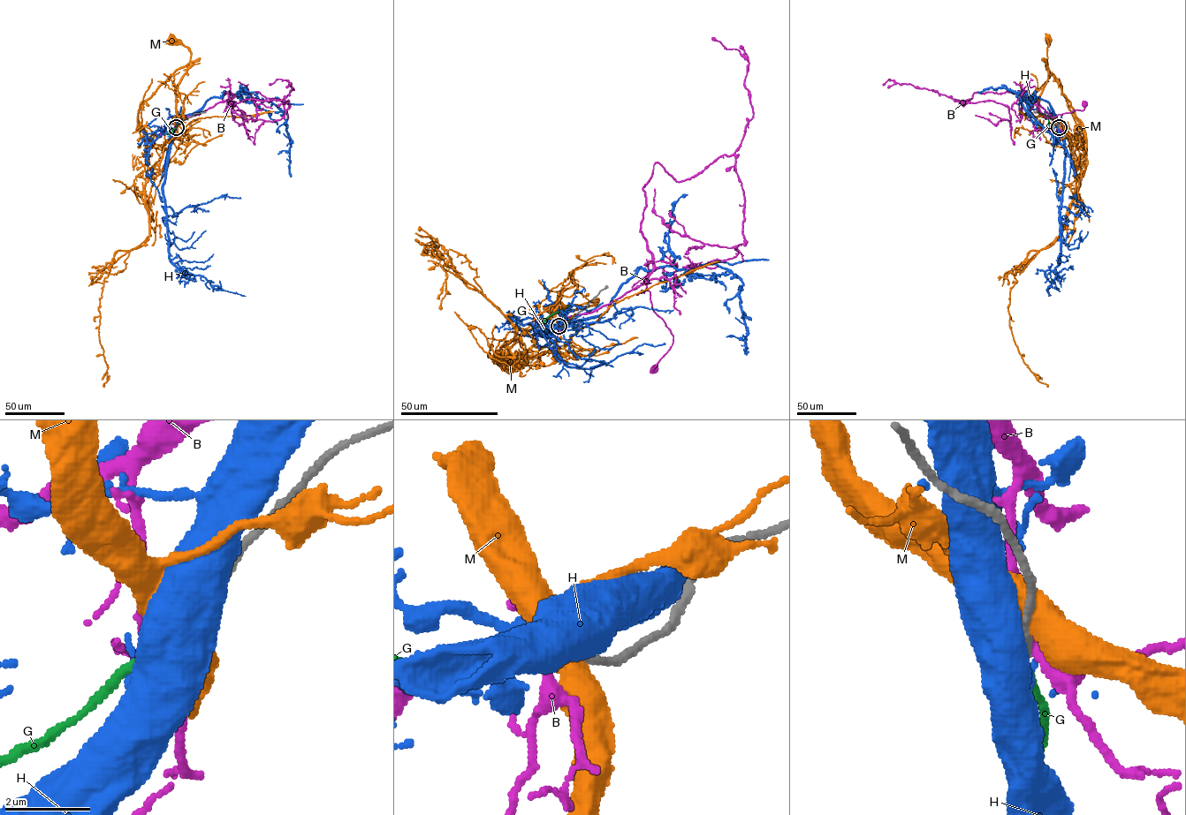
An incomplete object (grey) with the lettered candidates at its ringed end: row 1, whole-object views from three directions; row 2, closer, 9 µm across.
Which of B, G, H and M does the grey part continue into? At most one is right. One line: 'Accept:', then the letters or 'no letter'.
Accept: G

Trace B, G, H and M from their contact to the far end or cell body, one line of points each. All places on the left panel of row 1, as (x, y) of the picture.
B: (176, 127), (182, 117), (198, 115), (225, 101), (232, 118), (246, 113), (235, 110), (233, 105)
G: (176, 127), (166, 133), (173, 130), (182, 116)
H: (177, 126), (210, 97), (221, 97), (224, 93), (247, 94), (269, 101), (287, 116), (291, 177)
M: (177, 126), (173, 118), (177, 115), (176, 89), (186, 73), (191, 53), (186, 47), (172, 40)

